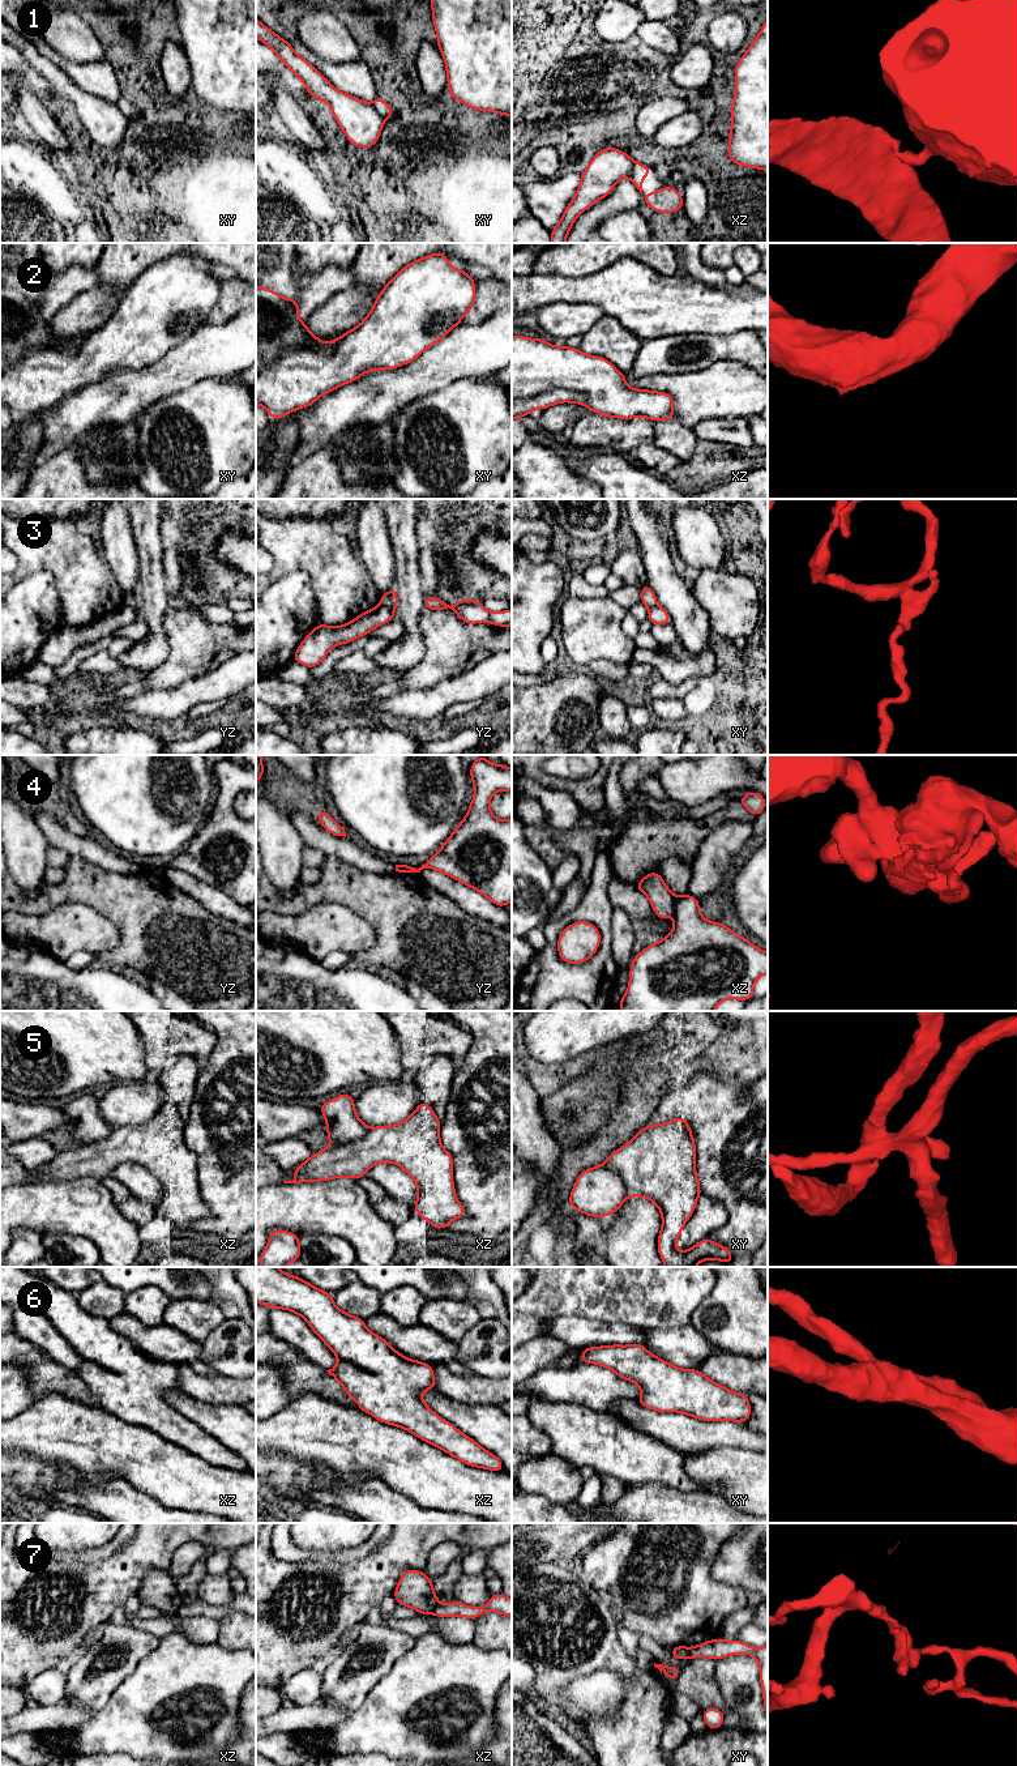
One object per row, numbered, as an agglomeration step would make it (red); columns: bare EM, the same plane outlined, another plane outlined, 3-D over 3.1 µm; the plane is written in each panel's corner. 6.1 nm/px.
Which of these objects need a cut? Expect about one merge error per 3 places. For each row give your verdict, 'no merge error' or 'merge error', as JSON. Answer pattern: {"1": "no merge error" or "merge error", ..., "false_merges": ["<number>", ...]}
{"1": "merge error", "2": "no merge error", "3": "merge error", "4": "merge error", "5": "merge error", "6": "no merge error", "7": "merge error", "false_merges": ["1", "3", "4", "5", "7"]}

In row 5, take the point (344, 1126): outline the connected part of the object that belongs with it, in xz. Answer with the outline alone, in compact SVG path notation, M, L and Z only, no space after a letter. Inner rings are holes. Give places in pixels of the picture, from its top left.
M349 1092L321 1102L330 1148L354 1143L367 1135L369 1127L359 1119L354 1102Z

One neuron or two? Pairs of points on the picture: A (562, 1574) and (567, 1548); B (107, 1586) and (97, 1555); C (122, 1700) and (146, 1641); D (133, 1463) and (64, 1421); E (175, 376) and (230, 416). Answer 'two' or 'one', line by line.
A: two
B: two
C: two
D: one
E: two

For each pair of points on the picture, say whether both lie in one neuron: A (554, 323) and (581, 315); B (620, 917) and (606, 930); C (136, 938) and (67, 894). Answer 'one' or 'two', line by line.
A: one
B: two
C: one

